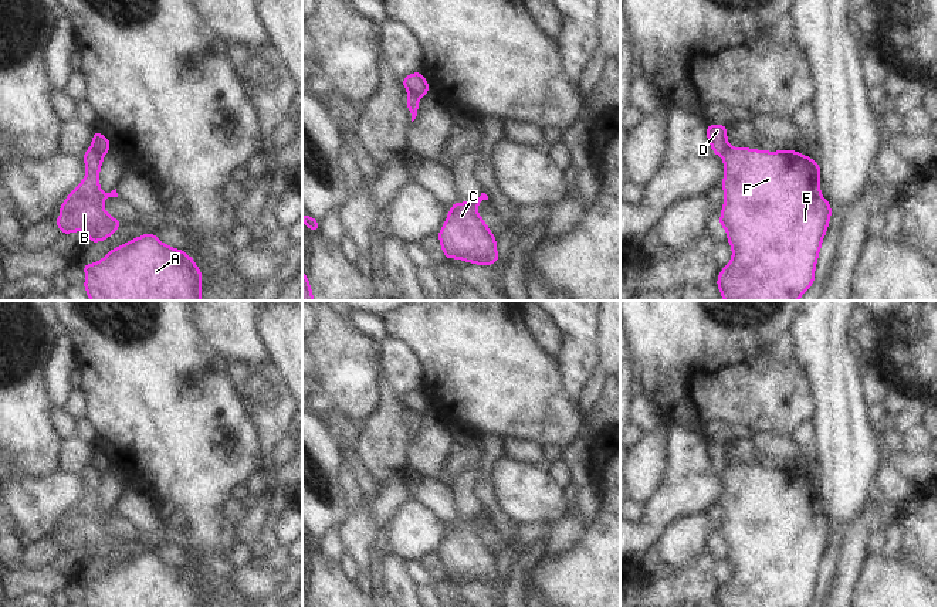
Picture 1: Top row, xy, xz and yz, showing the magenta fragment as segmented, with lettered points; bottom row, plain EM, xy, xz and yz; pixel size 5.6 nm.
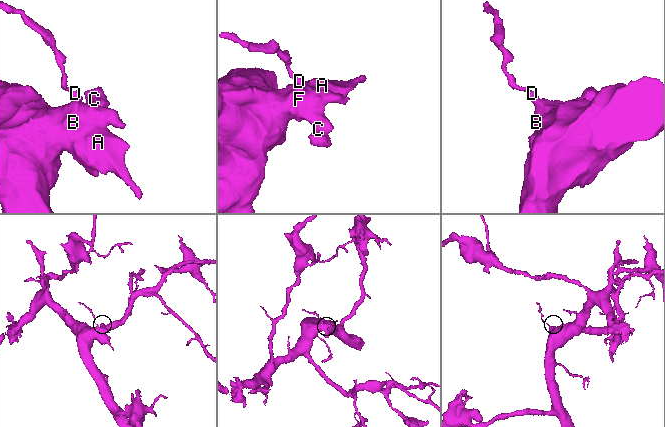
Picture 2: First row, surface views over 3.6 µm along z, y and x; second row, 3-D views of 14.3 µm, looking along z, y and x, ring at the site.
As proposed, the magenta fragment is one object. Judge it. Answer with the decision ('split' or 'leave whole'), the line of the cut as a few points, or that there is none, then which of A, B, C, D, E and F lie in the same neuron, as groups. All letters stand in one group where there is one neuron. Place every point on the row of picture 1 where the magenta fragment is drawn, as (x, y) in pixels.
split; cut xy (90, 148), (101, 156); groups A B C E F / D

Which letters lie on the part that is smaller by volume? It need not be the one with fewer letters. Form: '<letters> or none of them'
D

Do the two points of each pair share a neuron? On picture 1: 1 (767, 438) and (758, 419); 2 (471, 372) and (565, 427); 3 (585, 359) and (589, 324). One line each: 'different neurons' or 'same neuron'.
1: different neurons
2: same neuron
3: same neuron

